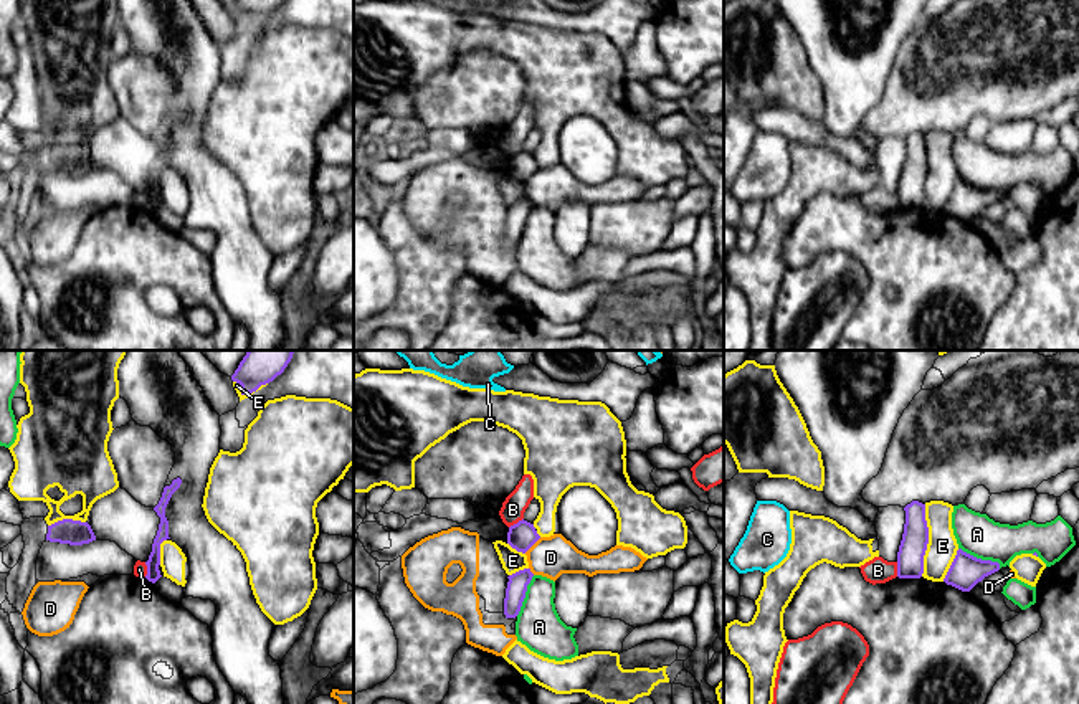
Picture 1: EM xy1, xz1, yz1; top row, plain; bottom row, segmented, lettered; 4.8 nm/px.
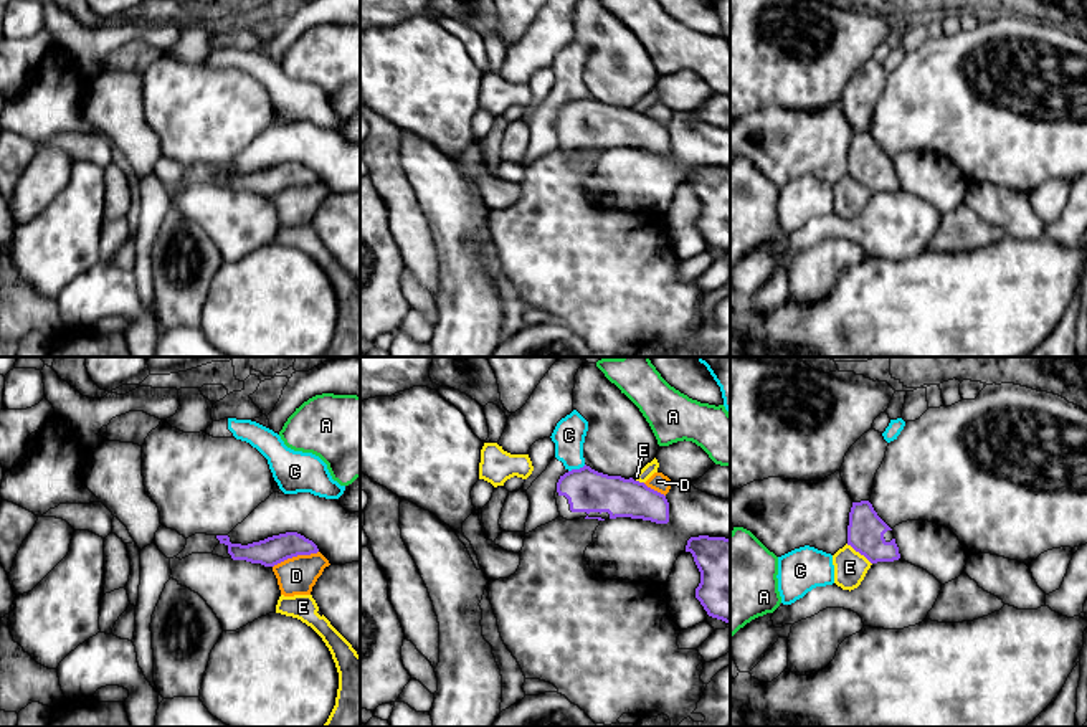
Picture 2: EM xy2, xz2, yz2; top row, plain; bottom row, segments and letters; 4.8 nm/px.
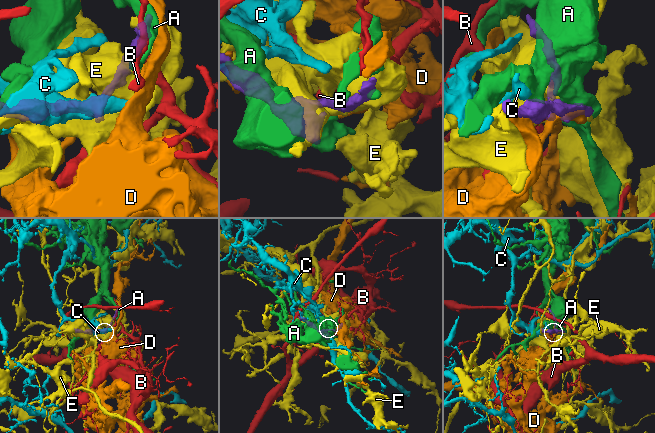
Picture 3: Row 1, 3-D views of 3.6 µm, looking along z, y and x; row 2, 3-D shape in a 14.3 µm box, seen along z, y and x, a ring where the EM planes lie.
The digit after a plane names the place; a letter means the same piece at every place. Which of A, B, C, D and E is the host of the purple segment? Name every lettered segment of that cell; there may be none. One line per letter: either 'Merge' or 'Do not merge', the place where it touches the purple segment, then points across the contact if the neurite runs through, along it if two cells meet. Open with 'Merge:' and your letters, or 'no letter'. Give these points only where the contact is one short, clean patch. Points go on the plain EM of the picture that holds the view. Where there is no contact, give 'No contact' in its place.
Merge: no letter
A: Do not merge. Touches purple at yz1 (980, 189)
B: Do not merge. Touches purple at xy1 (147, 199). Boundary: xy1 (144, 192), (146, 205)
C: Do not merge. Touches purple at xz2 (577, 99). Boundary: xz2 (585, 95), (569, 101)
D: Do not merge. Touches purple at xy2 (294, 185)
E: Do not merge. Touches purple at yz1 (927, 171)

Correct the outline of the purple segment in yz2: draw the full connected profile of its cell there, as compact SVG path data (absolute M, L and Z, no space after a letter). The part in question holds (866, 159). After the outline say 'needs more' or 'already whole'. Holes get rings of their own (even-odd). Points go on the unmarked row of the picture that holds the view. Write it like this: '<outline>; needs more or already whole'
M841 101L821 111L768 107L730 121L730 152L750 160L776 187L805 175L834 185L847 173L871 193L900 188L892 159L869 131L851 129Z; needs more

